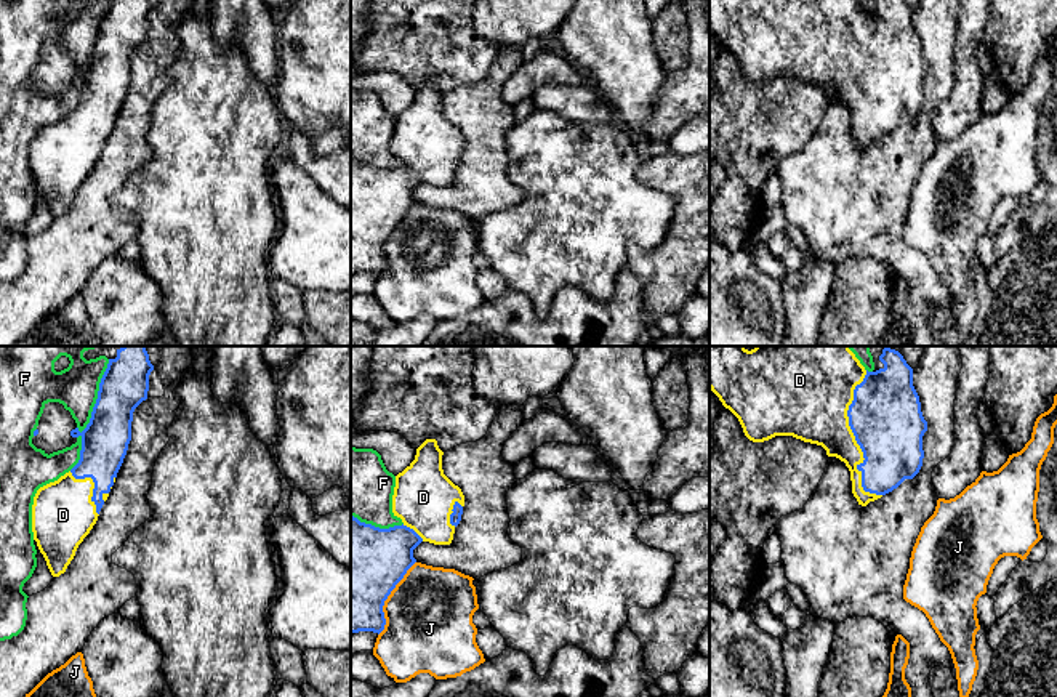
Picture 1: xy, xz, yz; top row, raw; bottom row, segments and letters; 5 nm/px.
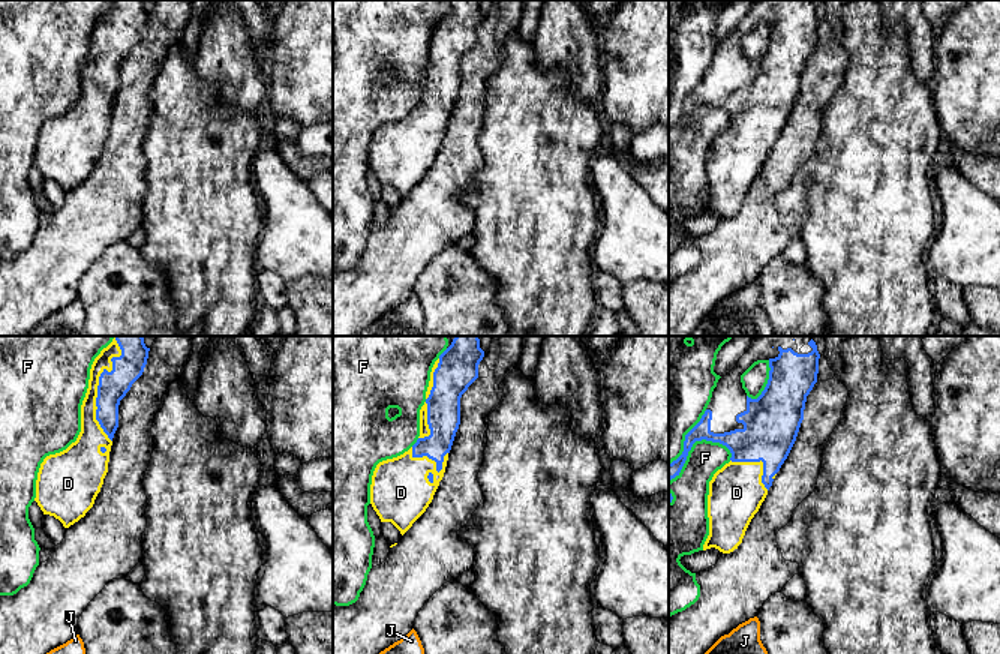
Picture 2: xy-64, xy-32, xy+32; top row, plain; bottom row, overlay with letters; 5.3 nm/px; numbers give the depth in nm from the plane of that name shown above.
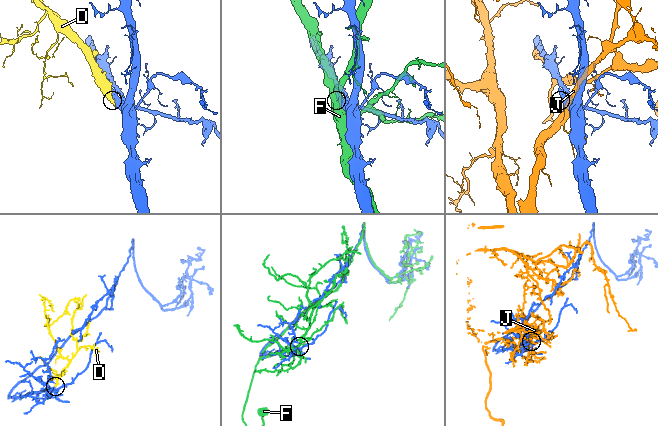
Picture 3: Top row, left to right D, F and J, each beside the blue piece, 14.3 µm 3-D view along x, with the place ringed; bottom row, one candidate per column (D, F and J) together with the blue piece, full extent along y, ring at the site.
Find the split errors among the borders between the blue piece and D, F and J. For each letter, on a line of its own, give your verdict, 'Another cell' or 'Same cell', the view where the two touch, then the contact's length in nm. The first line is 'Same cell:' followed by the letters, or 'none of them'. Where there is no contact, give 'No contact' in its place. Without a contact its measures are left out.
Same cell: D
D: Same cell. Touches blue in yz. Shared border 650 nm
F: Another cell. Touches blue in xy. Shared border 600 nm
J: Another cell. Touches blue in xz. Shared border 420 nm

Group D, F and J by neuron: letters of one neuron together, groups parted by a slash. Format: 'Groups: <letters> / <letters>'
Groups: D / F / J

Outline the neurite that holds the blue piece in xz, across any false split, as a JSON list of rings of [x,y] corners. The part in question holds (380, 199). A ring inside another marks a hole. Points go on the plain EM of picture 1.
[[[426,80],[415,101],[396,117],[392,154],[402,167],[380,170],[351,157],[351,276],[381,274],[386,266],[383,247],[407,212],[416,203],[413,191],[421,183],[450,186],[461,162],[464,136],[442,111],[442,96],[436,80]]]

